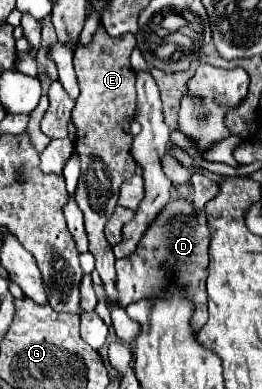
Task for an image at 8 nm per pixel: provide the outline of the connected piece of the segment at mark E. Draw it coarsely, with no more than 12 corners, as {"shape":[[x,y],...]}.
{"shape":[[99,25],[73,55],[85,215],[109,303],[115,257],[103,227],[133,177],[135,35]]}

